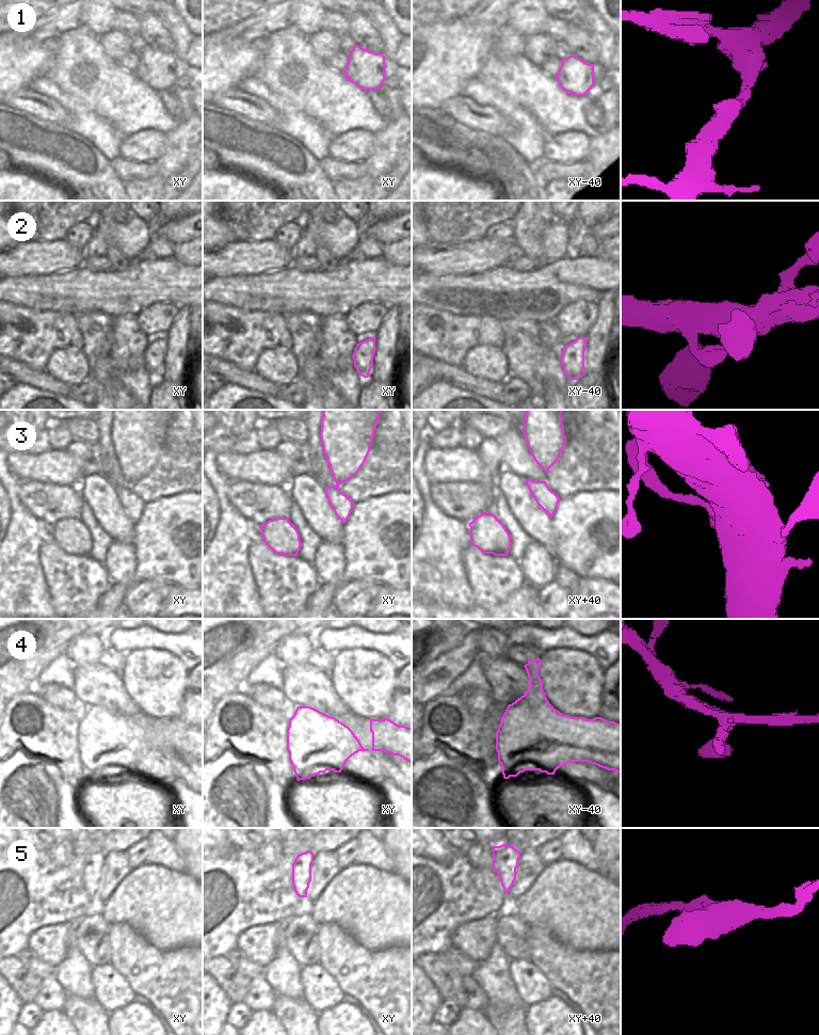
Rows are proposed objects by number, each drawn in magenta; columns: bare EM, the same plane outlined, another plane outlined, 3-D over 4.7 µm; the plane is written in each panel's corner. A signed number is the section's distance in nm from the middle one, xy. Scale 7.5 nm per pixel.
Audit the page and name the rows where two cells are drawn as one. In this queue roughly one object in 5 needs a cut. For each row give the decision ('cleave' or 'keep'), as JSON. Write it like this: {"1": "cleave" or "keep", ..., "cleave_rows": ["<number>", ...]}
{"1": "keep", "2": "keep", "3": "keep", "4": "keep", "5": "keep", "cleave_rows": []}

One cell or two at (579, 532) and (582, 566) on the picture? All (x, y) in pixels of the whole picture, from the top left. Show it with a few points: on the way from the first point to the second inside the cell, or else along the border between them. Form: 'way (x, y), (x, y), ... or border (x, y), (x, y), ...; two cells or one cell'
way (582, 541), (582, 557); one cell

